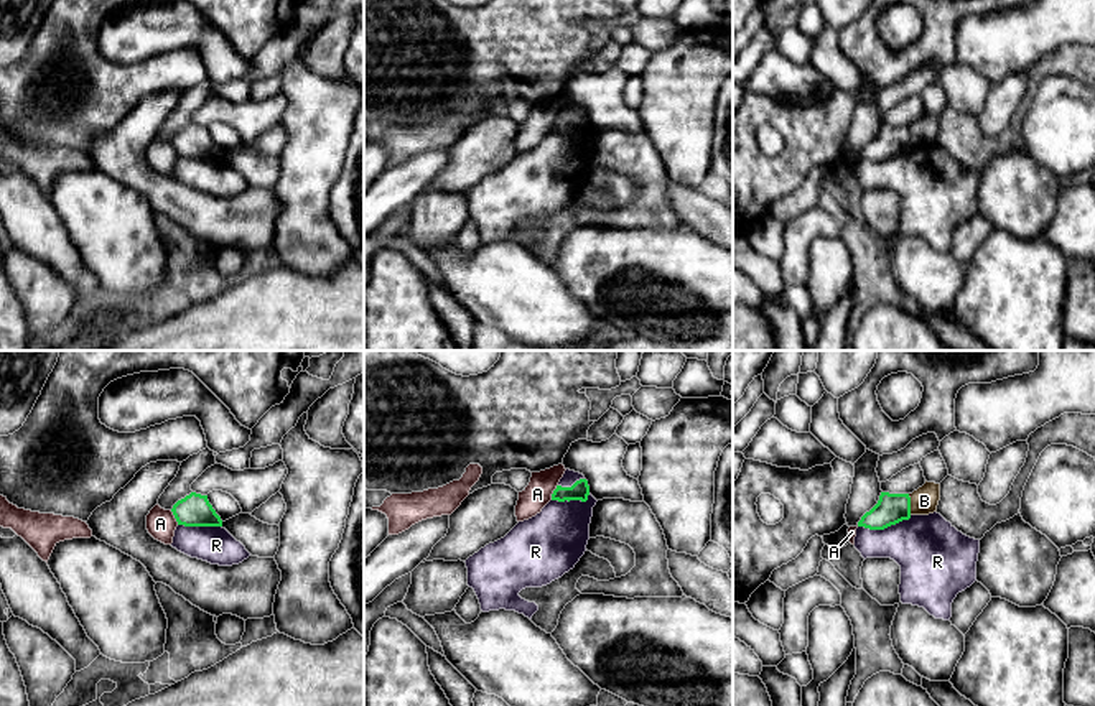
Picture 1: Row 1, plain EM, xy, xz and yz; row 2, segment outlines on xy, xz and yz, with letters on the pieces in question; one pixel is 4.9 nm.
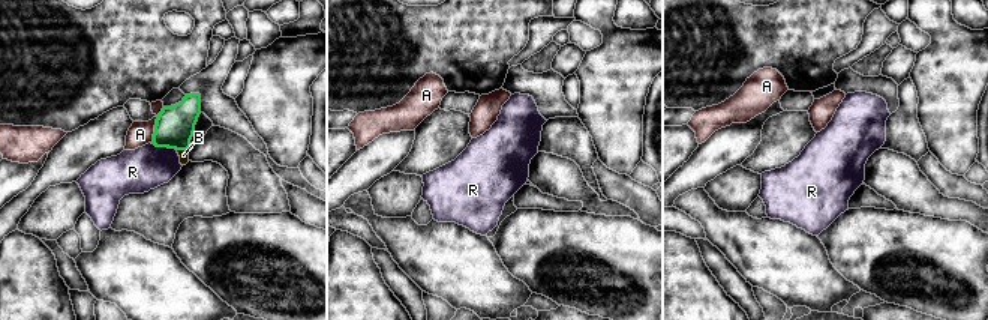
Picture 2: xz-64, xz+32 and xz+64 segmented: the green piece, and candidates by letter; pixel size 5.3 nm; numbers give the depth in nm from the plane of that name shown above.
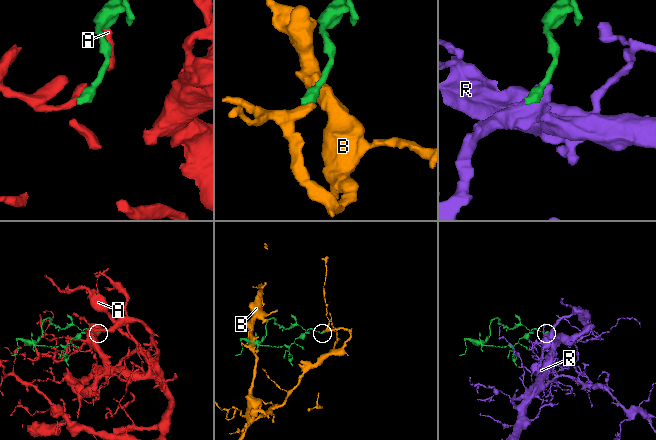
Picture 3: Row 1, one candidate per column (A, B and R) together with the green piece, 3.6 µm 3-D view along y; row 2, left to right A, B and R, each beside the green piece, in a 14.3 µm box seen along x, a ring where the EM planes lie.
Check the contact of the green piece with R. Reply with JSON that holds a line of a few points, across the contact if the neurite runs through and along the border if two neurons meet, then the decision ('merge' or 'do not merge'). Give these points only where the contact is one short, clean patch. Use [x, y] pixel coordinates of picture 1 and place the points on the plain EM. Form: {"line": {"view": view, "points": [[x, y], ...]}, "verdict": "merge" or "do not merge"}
{"line": {"view": "yz", "points": [[911, 147], [883, 160], [858, 158]]}, "verdict": "do not merge"}

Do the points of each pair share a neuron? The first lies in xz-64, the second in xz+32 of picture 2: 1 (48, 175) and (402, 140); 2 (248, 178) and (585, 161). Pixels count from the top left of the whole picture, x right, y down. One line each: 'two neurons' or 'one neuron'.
1: two neurons
2: one neuron

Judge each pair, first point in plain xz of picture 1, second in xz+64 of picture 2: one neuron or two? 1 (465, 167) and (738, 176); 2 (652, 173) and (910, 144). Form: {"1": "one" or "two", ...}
{"1": "two", "2": "one"}

